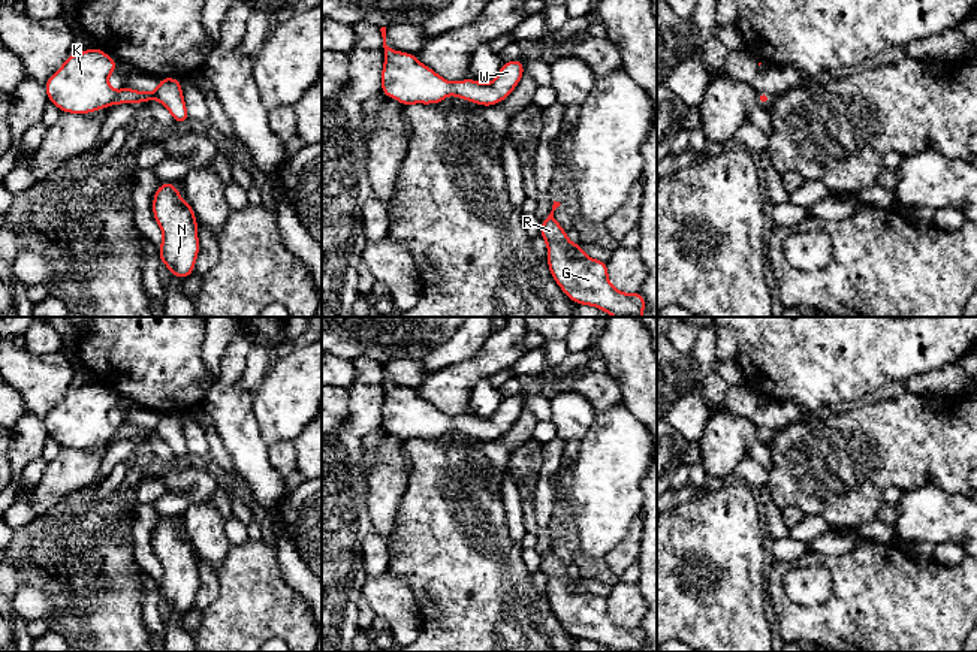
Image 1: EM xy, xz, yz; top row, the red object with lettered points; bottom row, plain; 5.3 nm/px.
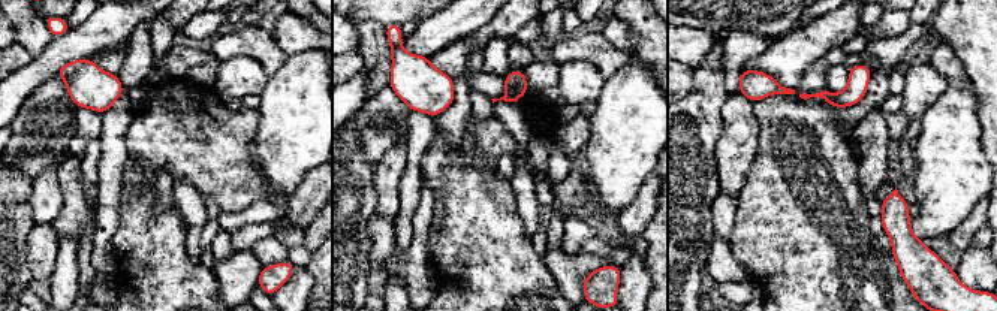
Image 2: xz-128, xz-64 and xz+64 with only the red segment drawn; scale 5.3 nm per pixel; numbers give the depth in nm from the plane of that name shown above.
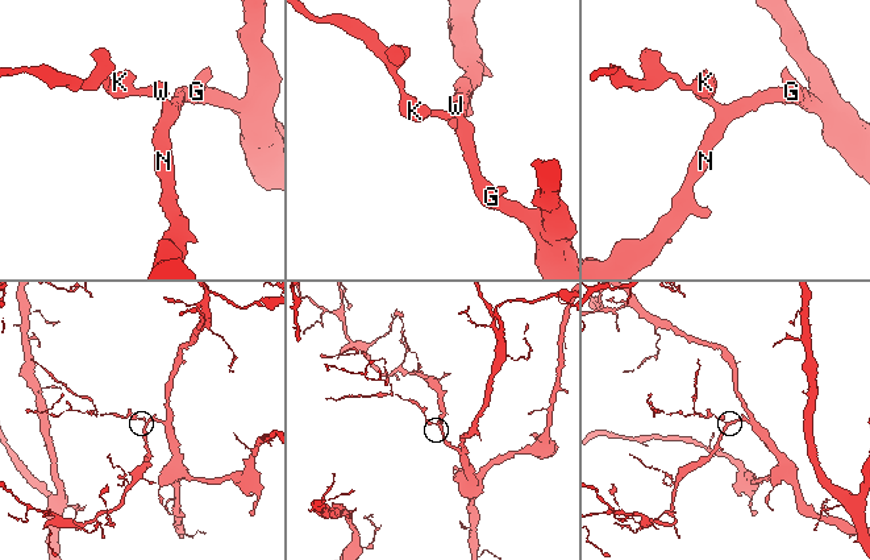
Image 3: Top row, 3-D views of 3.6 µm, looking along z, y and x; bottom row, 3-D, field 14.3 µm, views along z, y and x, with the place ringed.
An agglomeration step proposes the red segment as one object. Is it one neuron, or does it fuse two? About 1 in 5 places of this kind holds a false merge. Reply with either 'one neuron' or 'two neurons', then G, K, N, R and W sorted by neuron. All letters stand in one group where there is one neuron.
one neuron | G K N R W

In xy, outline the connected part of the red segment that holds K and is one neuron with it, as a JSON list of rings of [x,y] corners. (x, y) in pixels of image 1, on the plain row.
[[[94,381],[78,389],[69,389],[63,401],[46,416],[45,428],[48,435],[69,449],[90,449],[97,444],[111,443],[151,434],[160,437],[174,452],[177,459],[190,456],[183,432],[181,416],[177,413],[160,413],[156,426],[138,426],[127,420],[114,426],[109,410],[118,398]]]

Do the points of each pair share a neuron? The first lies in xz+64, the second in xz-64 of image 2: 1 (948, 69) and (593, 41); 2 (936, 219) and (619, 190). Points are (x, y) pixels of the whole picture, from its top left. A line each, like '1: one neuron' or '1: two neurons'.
1: one neuron
2: one neuron

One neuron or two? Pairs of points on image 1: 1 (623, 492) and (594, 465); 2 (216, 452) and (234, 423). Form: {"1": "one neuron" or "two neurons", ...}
{"1": "one neuron", "2": "two neurons"}

